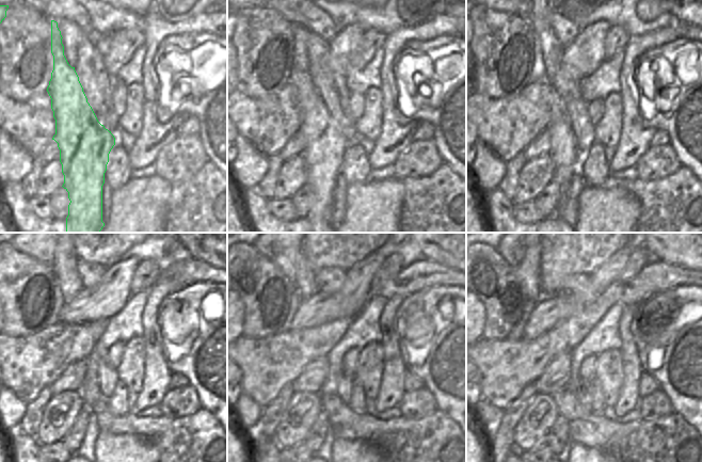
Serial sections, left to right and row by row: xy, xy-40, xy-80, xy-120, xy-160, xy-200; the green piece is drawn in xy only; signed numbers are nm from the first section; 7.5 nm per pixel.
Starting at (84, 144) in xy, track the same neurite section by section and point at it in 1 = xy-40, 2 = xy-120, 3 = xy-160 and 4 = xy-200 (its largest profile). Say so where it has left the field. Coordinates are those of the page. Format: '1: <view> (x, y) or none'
1: xy-40 (324, 146)
2: xy-120 (89, 392)
3: xy-160 (330, 386)
4: xy-200 (574, 383)

